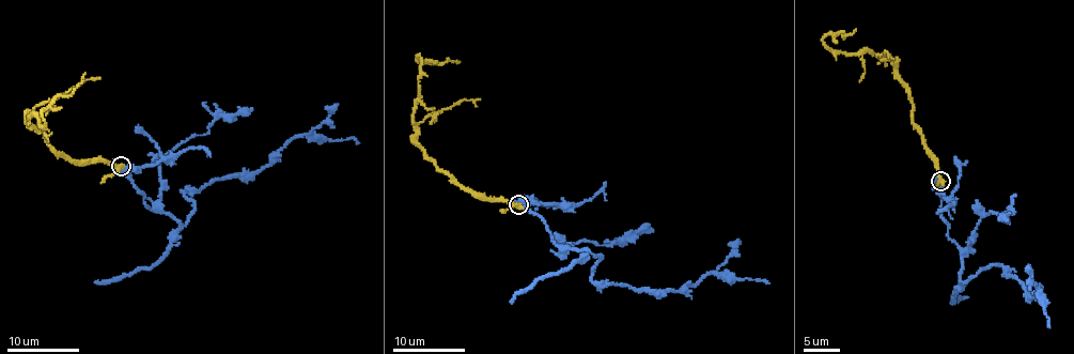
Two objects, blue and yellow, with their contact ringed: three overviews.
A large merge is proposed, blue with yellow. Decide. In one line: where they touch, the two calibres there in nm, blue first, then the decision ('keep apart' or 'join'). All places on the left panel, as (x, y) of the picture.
place (121, 166); calibres 600 and 360 nm; keep apart

